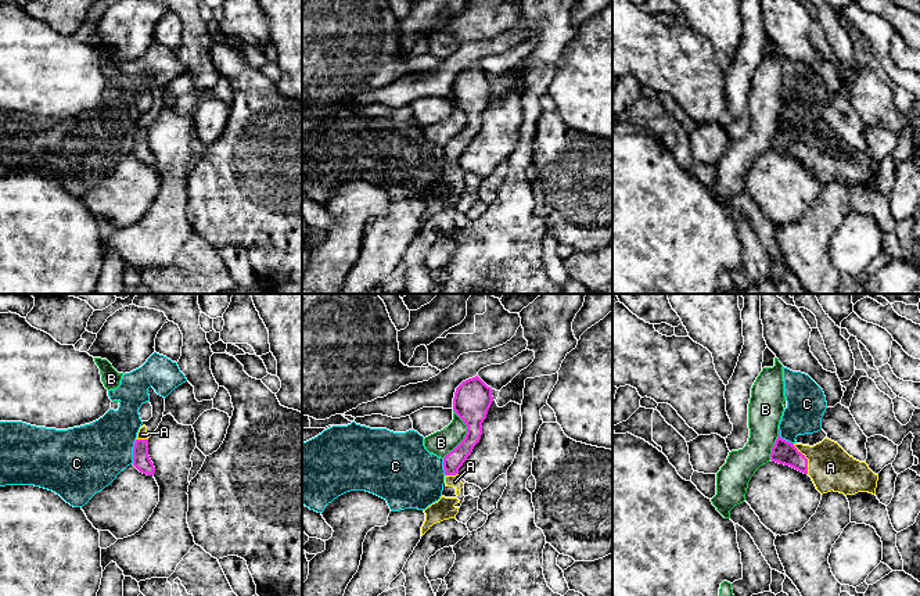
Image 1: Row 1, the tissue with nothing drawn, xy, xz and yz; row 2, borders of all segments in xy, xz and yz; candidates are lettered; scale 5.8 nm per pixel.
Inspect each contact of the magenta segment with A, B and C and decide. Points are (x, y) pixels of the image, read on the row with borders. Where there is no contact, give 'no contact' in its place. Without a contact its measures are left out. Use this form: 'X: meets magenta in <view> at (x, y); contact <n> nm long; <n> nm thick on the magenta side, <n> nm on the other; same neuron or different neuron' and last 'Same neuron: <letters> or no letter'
A: meets magenta in yz at (807, 459); contact 200 nm long; 140 nm thick on the magenta side, 260 nm on the other; same neuron
B: meets magenta in xz at (466, 434); contact 300 nm long; 220 nm thick on the magenta side, 140 nm on the other; different neuron
C: meets magenta in xy at (133, 452); contact 150 nm long; 100 nm thick on the magenta side, 380 nm on the other; different neuron
Same neuron: A

